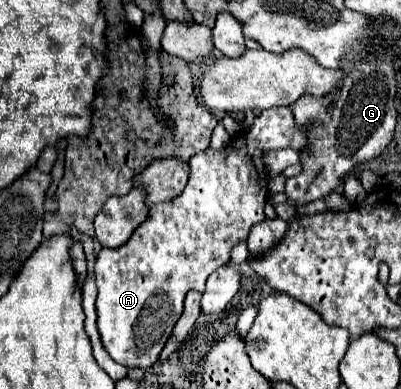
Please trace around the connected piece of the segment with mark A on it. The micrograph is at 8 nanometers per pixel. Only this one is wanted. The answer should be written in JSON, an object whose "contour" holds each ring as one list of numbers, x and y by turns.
{"contour":[[271,107,271,109,261,111,261,115,255,117,253,127,251,127,249,131,237,135,227,147,223,147,223,149,219,149,219,151,207,147,207,149,201,151,199,155,191,157,191,161,189,161,189,181,187,181,187,187,183,189,183,193,181,193,179,197,171,199,171,201,163,201,163,203,157,203,157,205,149,207,147,219,133,231,131,239,129,239,125,245,121,245,121,247,117,247,117,249,101,249,101,251,99,251,97,263,95,263,95,283,97,283,97,291,99,291,99,293,97,293,97,303,95,303,95,305,97,305,97,327,99,327,99,335,101,335,101,341,103,341,105,349,107,349,107,353,109,353,117,363,121,363,121,365,125,365,125,367,141,367,141,369,145,369,145,367,151,367,151,365,157,361,157,357,159,357,159,353,161,353,165,341,169,339,169,335,171,335,175,323,179,321,179,317,181,317,181,313,183,313,183,301,185,301,187,291,191,291,191,289,203,291,207,277,209,277,215,269,227,265,229,253,231,253,233,245,237,245,237,243,241,243,241,241,247,241,247,235,249,235,251,227,257,225,257,223,261,223,261,221,265,221,263,209,265,209,269,191,267,191,267,171,265,171,265,165,263,165,263,155,265,155,267,151,281,149,281,147,291,147,291,149,303,151,307,145,309,145,307,129,305,129,305,127,299,127,299,125,295,123,293,111,291,111,289,107]]}

